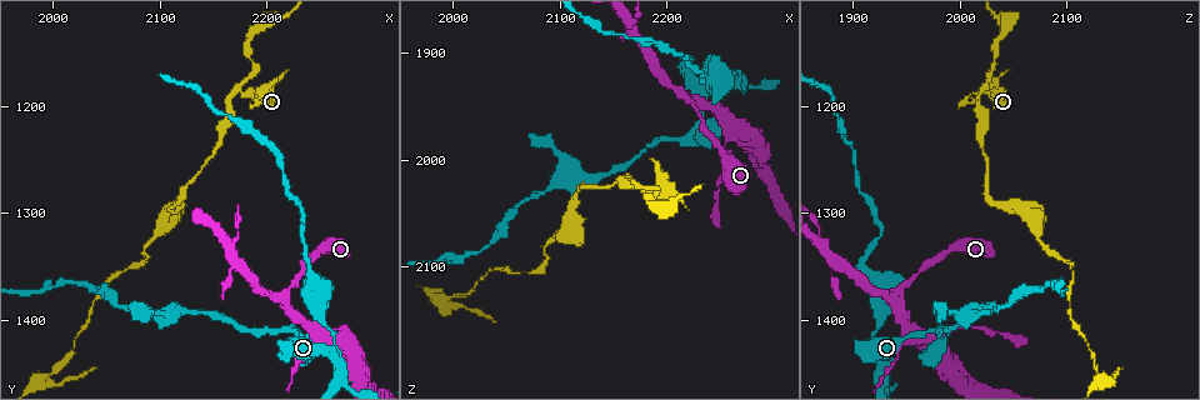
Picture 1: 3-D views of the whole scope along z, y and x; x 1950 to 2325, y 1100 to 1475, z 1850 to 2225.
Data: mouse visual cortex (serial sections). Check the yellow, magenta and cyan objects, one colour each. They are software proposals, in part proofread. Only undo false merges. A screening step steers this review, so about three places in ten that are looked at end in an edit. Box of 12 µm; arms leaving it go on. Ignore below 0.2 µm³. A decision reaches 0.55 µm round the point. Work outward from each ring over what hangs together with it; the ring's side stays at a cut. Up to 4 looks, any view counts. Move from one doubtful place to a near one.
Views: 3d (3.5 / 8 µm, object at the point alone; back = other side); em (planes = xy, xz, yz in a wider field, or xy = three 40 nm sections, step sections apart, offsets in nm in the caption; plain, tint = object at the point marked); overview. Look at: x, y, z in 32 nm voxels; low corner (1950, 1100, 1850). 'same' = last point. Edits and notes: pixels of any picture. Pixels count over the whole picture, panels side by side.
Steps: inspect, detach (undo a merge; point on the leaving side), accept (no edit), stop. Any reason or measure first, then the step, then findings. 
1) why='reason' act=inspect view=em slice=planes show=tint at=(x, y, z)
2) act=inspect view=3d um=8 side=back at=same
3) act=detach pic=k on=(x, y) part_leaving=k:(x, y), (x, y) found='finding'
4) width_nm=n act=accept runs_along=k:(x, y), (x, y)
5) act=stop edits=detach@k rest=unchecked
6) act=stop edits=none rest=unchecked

why='a fork' act=inspect view=3d um=3.5 at=(2262, 1434, 1926)

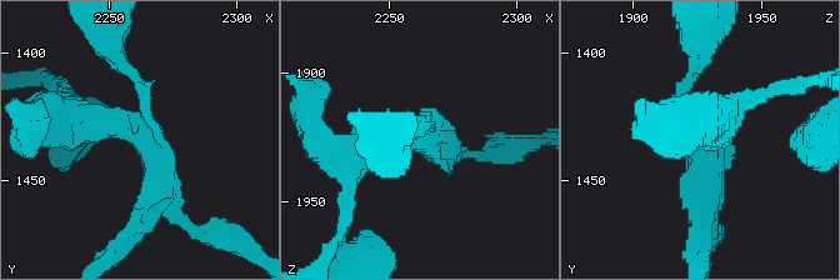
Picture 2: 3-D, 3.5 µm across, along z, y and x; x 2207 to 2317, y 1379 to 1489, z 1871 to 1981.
arms=3 arm_widths_nm=150,350,350 act=inspect view=em slice=planes show=tint at=(2265, 1433, 1927)

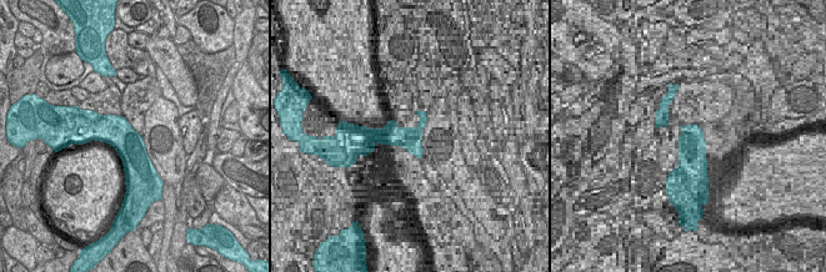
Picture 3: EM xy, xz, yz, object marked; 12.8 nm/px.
act=detach pic=2 on=(143, 94) part_leaving=2:(156, 139), (138, 78), (110, 50) found='two cells meet here'

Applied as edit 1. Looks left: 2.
why='branch point' act=inspect view=3d um=3.5 side=back at=(2220, 1410, 1974)

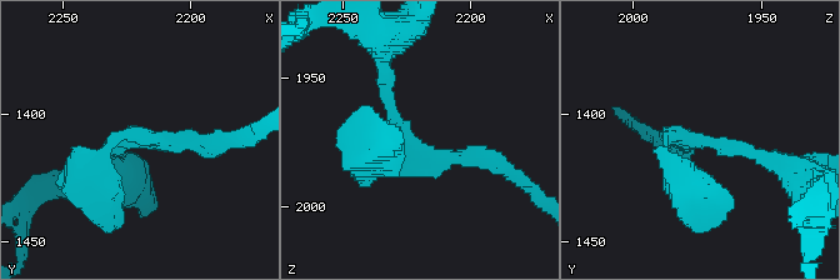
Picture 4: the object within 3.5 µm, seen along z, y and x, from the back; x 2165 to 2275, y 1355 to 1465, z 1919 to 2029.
arms=3 arm_widths_nm=200,200,200 why='shape alone is not enough' act=inspect view=em slice=planes show=tint at=(2222, 1412, 1975)

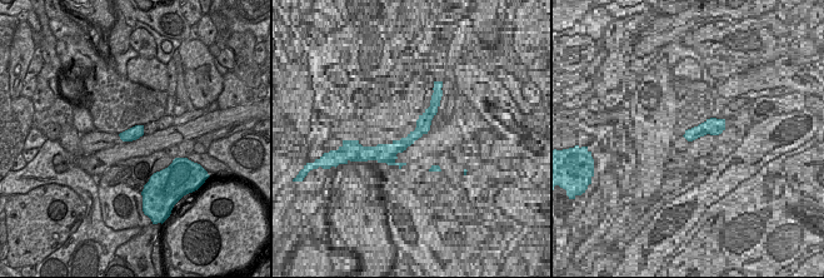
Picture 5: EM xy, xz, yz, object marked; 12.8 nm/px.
act=accept runs_along=4:(383, 74), (399, 128), (429, 154), (494, 163) found='all the same cell'

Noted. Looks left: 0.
act=stop edits=detach@2 rest=unchecked

